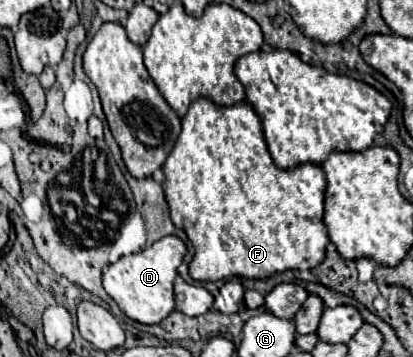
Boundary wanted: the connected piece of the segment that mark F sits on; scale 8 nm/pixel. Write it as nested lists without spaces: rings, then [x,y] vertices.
[[[207,97],[195,99],[181,119],[181,133],[163,165],[163,173],[171,221],[187,233],[195,247],[195,257],[189,265],[189,275],[195,281],[219,281],[225,277],[265,279],[287,269],[313,269],[323,261],[329,243],[323,225],[325,173],[313,163],[279,169],[267,151],[261,119],[247,101],[223,107]]]

